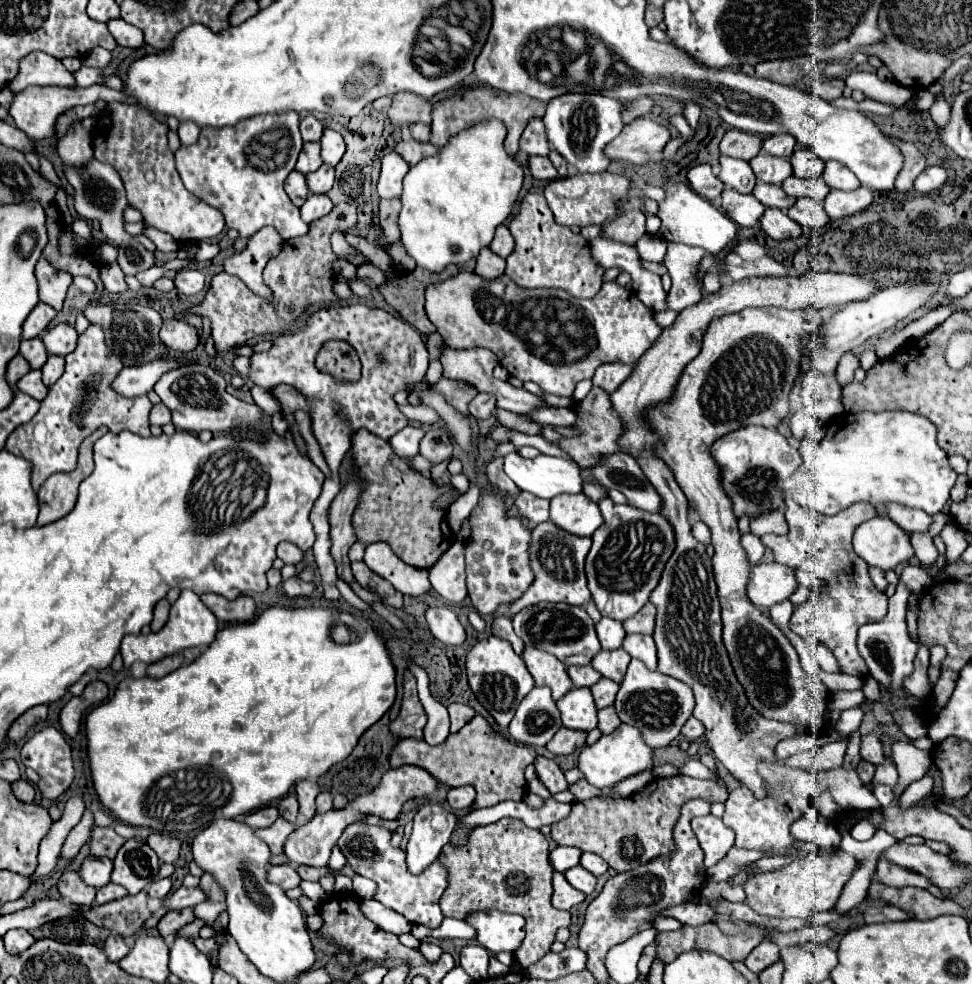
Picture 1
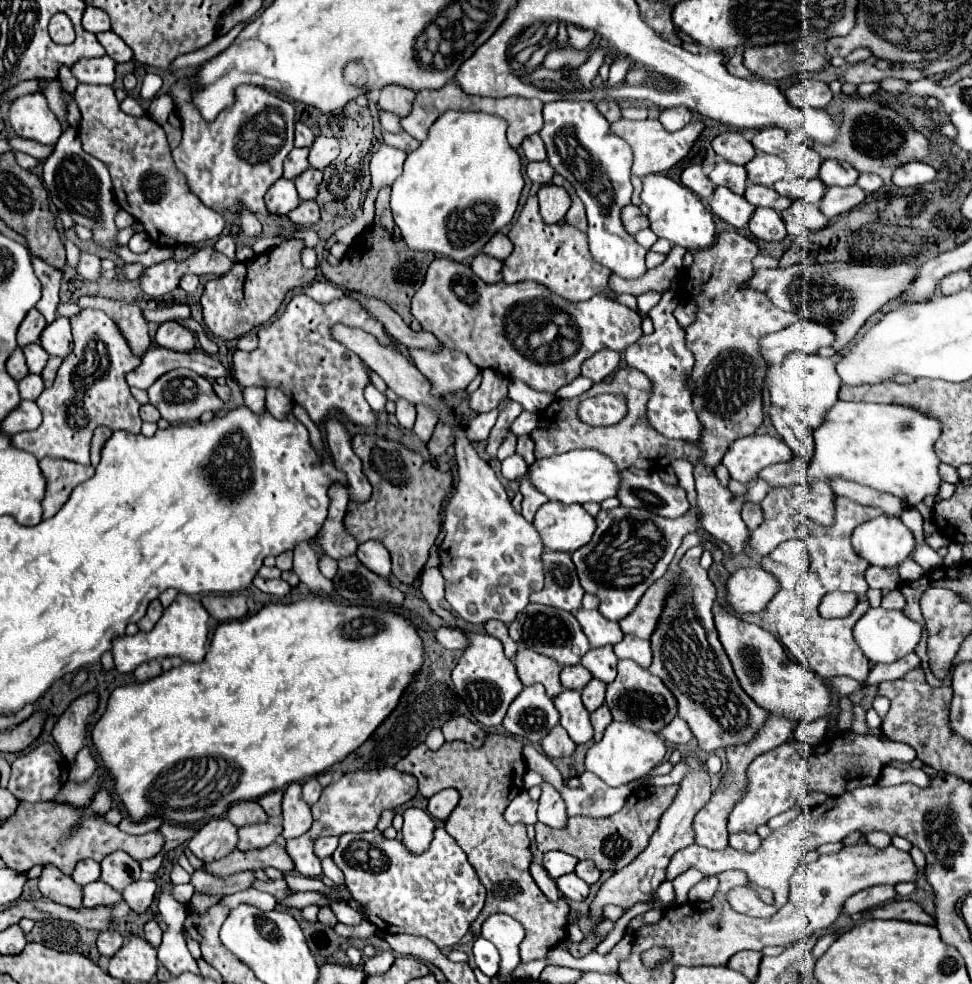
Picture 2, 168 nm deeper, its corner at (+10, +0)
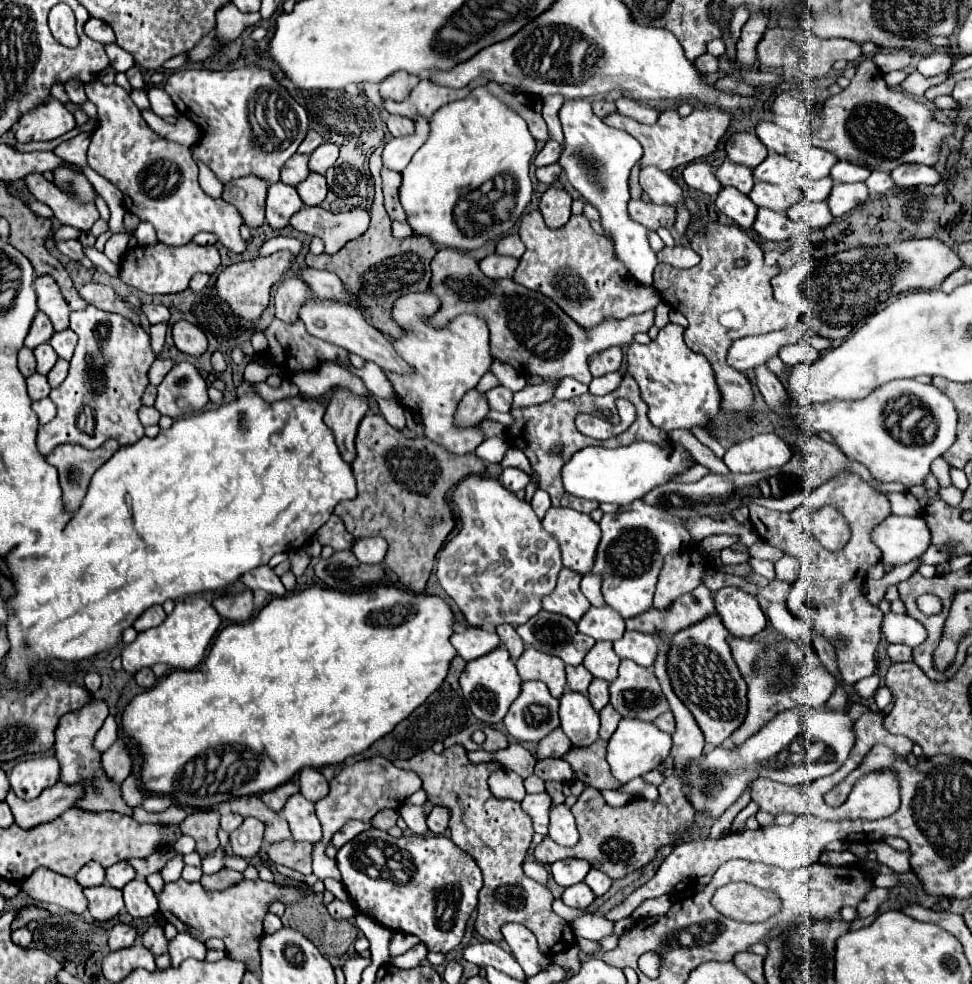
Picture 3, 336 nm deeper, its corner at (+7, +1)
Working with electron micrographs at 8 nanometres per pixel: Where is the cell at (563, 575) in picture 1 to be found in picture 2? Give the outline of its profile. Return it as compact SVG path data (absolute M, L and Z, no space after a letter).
M543 552L543 572L545 588L537 594L531 594L531 602L553 606L567 612L577 612L581 608L583 588L577 580L575 564L569 552Z

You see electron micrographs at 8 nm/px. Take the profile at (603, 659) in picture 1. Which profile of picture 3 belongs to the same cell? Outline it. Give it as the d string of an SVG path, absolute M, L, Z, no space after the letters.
M598 641L584 659L584 667L596 677L612 683L618 677L620 657L614 653L610 641Z

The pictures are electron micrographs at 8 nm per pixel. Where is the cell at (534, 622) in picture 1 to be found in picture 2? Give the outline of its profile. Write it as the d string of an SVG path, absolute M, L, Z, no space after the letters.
M527 604L523 612L509 624L509 636L521 646L531 648L543 656L557 660L559 664L579 664L585 652L591 648L587 636L581 630L581 624L567 610L543 606L543 604Z

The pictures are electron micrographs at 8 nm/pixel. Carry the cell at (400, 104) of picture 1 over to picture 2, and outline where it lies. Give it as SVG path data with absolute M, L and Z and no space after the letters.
M385 86L381 88L379 108L397 114L399 118L411 114L411 104L415 100L415 92L403 86Z

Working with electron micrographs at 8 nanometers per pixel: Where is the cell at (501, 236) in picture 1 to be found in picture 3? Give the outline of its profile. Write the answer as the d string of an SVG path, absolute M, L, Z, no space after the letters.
M506 235L498 241L496 245L496 253L498 255L510 255L510 257L522 257L526 251L526 245L522 243L520 235Z

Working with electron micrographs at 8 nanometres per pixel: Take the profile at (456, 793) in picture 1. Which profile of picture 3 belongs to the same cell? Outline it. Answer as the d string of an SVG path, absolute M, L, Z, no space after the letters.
M434 807L432 813L428 815L428 829L434 833L434 835L442 835L448 827L448 811L442 809L442 807Z

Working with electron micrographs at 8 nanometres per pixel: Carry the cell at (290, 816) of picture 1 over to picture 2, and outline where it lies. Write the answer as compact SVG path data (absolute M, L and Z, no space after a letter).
M283 790L271 792L271 794L263 796L263 798L259 798L259 804L263 806L263 810L267 812L267 816L273 822L279 822L281 820L281 800L283 800Z

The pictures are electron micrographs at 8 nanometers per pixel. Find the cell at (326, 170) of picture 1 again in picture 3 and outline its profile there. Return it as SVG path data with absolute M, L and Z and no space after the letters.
M310 173L302 183L296 185L296 191L304 205L320 205L326 197L326 179L318 173Z

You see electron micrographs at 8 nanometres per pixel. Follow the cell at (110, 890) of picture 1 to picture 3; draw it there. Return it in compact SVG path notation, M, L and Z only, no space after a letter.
M100 885L100 887L88 887L84 889L88 903L90 903L90 915L94 917L94 921L110 921L112 917L116 917L122 909L124 909L124 901L122 901L122 891L110 887L110 885Z

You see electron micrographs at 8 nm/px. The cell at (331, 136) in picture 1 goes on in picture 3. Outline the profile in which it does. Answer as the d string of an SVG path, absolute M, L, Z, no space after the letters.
M322 143L322 145L310 155L308 167L310 167L310 171L324 175L336 159L338 159L338 147L332 145L332 143Z

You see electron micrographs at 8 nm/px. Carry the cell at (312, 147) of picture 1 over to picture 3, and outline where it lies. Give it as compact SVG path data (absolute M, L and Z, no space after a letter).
M292 155L286 165L282 167L280 171L280 181L284 181L286 185L298 185L302 183L302 179L306 179L310 175L310 169L308 169L308 155Z

